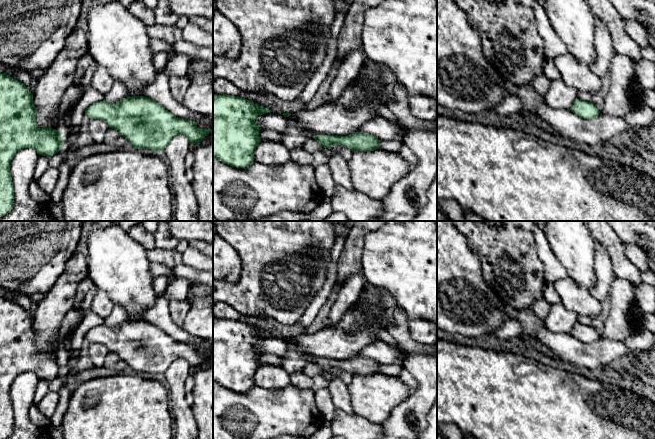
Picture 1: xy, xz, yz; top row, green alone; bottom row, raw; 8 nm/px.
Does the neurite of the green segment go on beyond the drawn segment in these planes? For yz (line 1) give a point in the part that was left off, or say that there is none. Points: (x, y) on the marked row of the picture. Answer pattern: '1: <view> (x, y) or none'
1: none

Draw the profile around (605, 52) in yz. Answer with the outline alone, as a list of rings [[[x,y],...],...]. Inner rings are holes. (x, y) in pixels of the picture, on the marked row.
[[[596,18],[595,42],[596,60],[589,68],[597,76],[603,77],[610,70],[611,62],[617,52],[607,25],[599,18]]]

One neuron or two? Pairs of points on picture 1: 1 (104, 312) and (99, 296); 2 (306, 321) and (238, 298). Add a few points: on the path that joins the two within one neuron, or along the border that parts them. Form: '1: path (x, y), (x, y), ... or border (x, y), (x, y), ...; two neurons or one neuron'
1: path (103, 308), (101, 300); one neuron
2: border (313, 299), (298, 322); two neurons

